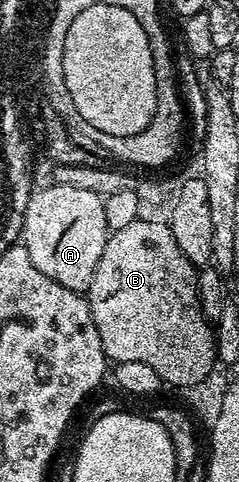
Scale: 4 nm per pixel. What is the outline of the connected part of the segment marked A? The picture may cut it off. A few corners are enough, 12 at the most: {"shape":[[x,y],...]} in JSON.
{"shape":[[31,191],[20,242],[34,266],[87,291],[110,235],[103,197]]}

